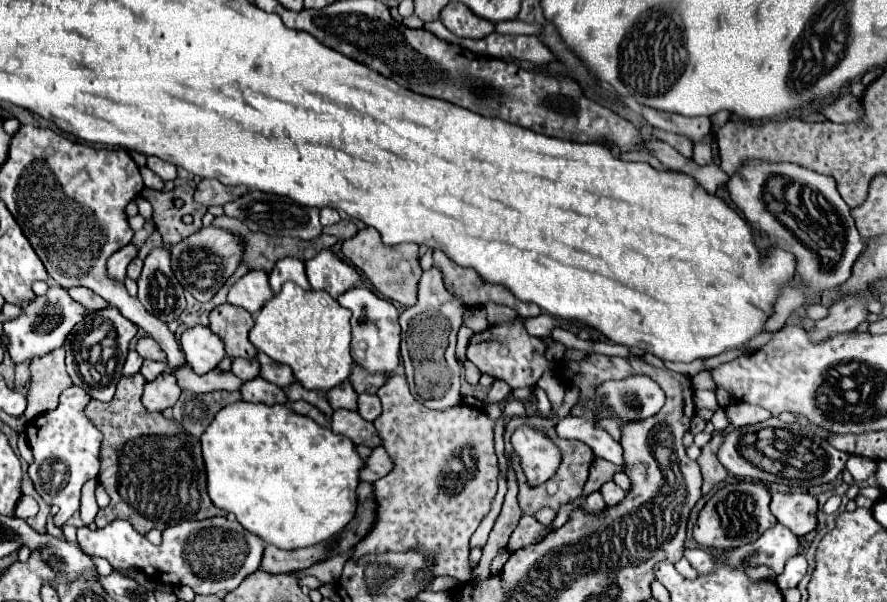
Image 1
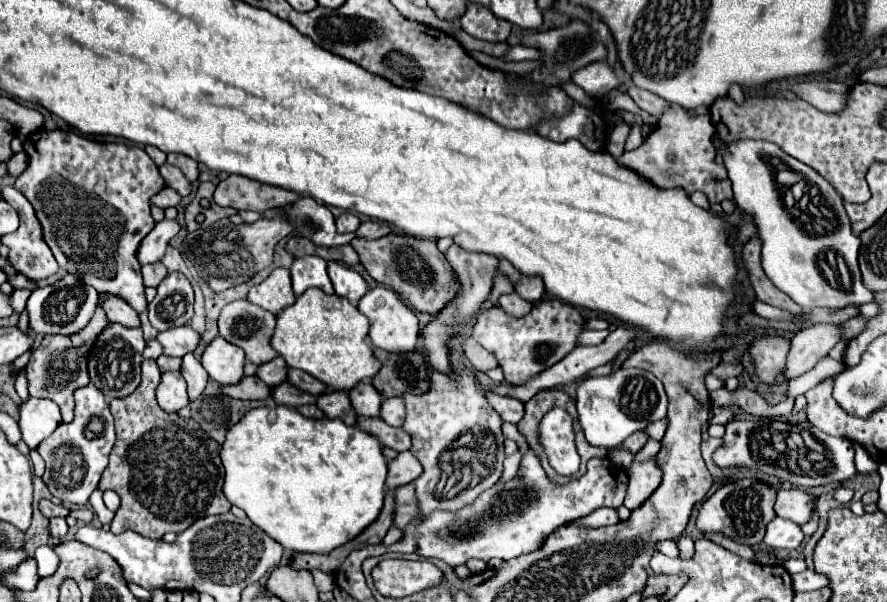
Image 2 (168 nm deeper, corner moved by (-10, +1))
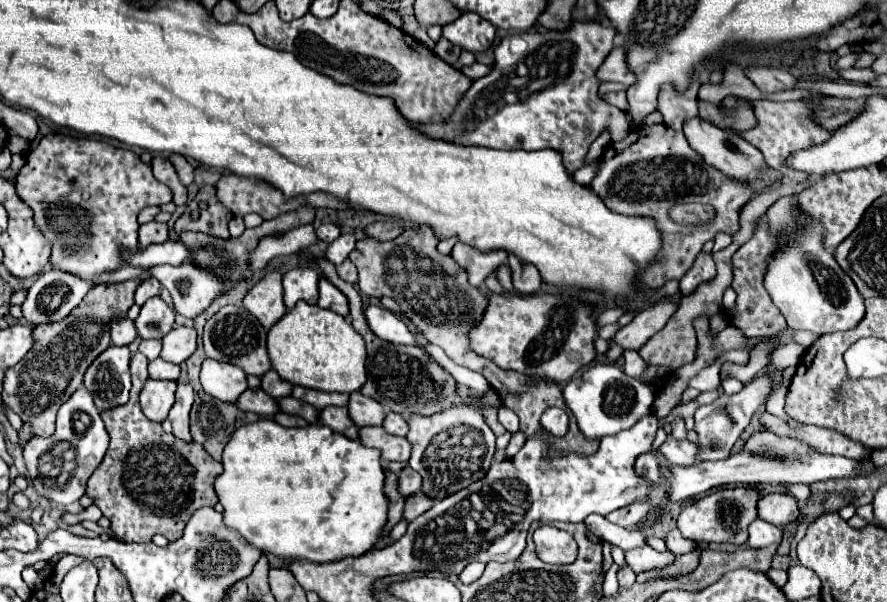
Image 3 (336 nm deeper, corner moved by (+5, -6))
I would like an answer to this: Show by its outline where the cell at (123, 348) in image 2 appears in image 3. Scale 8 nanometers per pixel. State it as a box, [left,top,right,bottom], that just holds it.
[84,345,132,411]

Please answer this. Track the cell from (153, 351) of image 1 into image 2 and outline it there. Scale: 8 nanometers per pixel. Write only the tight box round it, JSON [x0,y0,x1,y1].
[157,326,201,356]

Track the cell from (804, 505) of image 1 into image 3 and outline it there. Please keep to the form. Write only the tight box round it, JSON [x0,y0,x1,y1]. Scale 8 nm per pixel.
[758,493,800,527]

